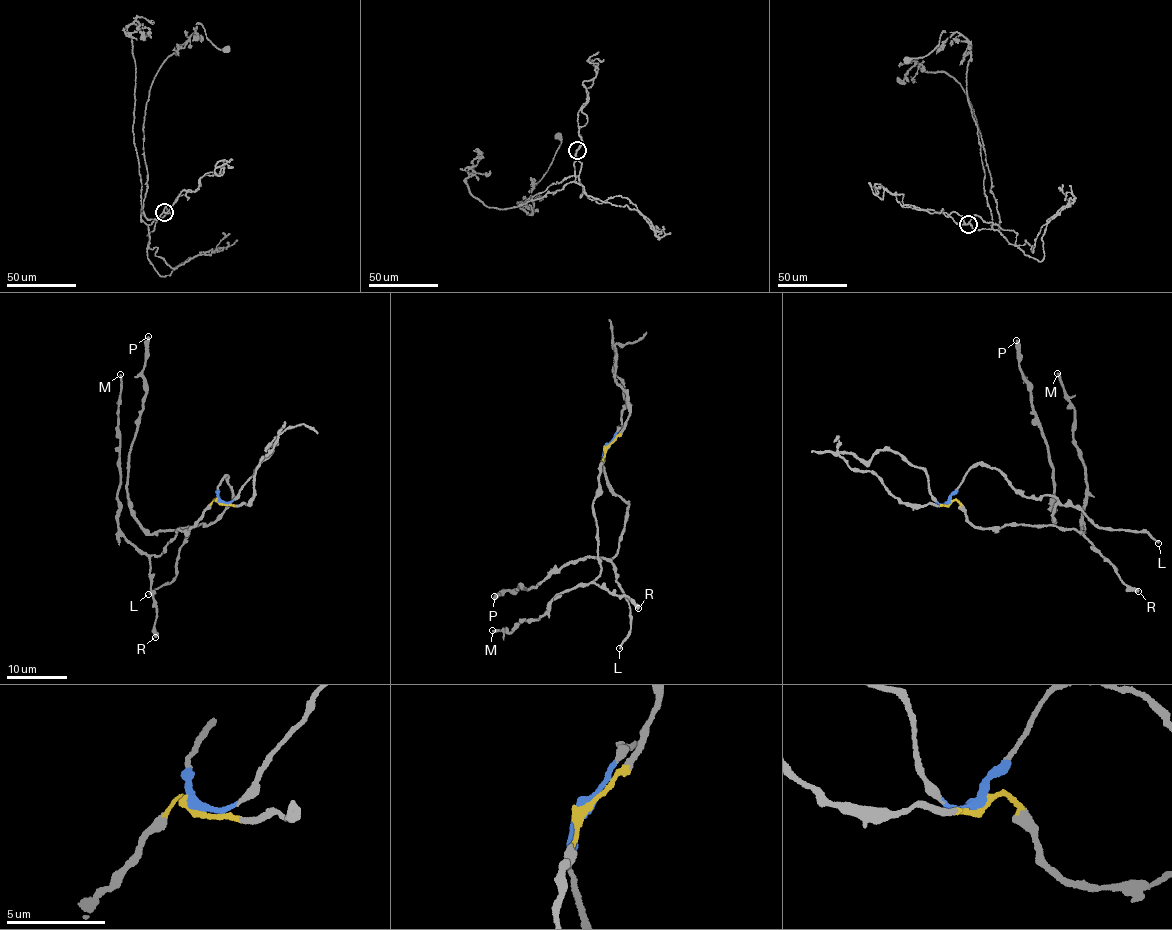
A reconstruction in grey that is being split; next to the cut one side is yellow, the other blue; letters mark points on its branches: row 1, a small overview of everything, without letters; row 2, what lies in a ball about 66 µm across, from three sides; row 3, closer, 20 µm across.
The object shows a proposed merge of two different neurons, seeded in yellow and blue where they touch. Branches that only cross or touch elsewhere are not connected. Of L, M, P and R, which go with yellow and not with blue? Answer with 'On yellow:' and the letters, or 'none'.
On yellow: M, R

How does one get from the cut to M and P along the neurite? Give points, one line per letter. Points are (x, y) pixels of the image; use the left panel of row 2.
M: (219, 501), (214, 499), (187, 531), (179, 529), (161, 555), (141, 552), (118, 527), (120, 374)
P: (219, 501), (224, 476), (232, 497), (208, 526), (149, 533), (129, 499), (148, 336)

